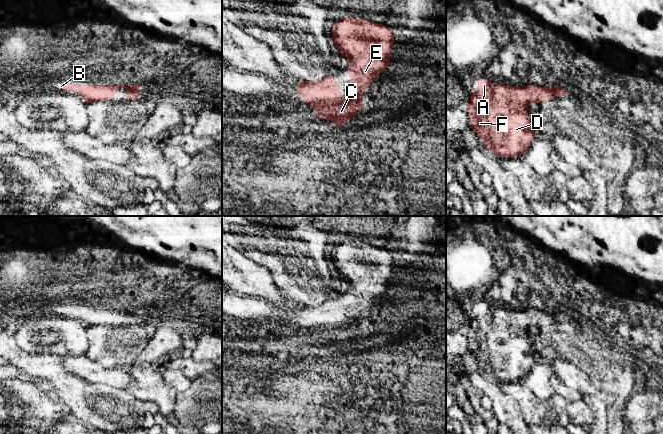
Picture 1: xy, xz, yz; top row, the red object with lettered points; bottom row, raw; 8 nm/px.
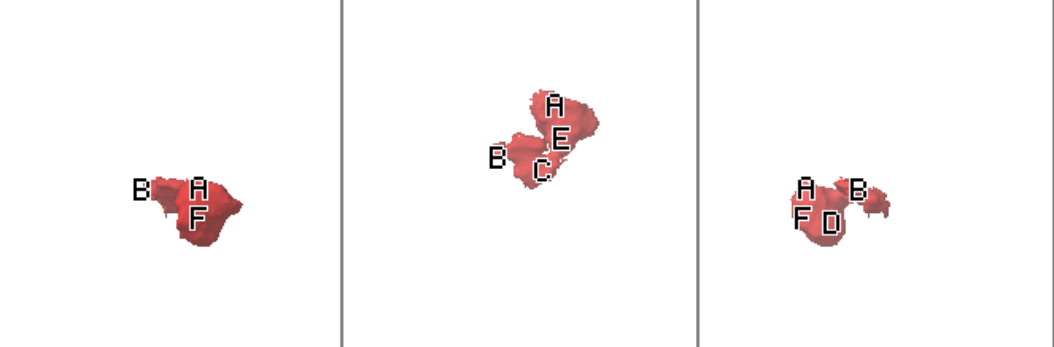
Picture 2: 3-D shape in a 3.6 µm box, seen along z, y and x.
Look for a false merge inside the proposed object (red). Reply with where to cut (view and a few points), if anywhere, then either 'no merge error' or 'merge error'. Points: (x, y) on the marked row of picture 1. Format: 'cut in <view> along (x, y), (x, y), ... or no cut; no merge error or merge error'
no cut; no merge error

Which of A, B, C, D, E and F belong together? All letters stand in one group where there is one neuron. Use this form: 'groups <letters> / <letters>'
groups A B C D E F

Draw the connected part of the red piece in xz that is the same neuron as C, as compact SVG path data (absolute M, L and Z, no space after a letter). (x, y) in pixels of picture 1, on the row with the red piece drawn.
M352 16L341 17L338 22L334 23L331 40L335 43L339 54L349 60L346 71L352 81L351 95L353 98L345 100L340 97L342 92L333 75L315 82L297 79L298 90L296 94L313 108L315 114L318 115L316 117L318 120L333 120L333 128L336 129L344 126L350 118L355 118L358 112L363 109L362 94L367 91L370 84L380 73L388 69L392 62L390 55L393 50L394 35L392 29L386 25Z

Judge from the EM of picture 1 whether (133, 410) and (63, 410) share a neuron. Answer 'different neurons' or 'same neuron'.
different neurons

